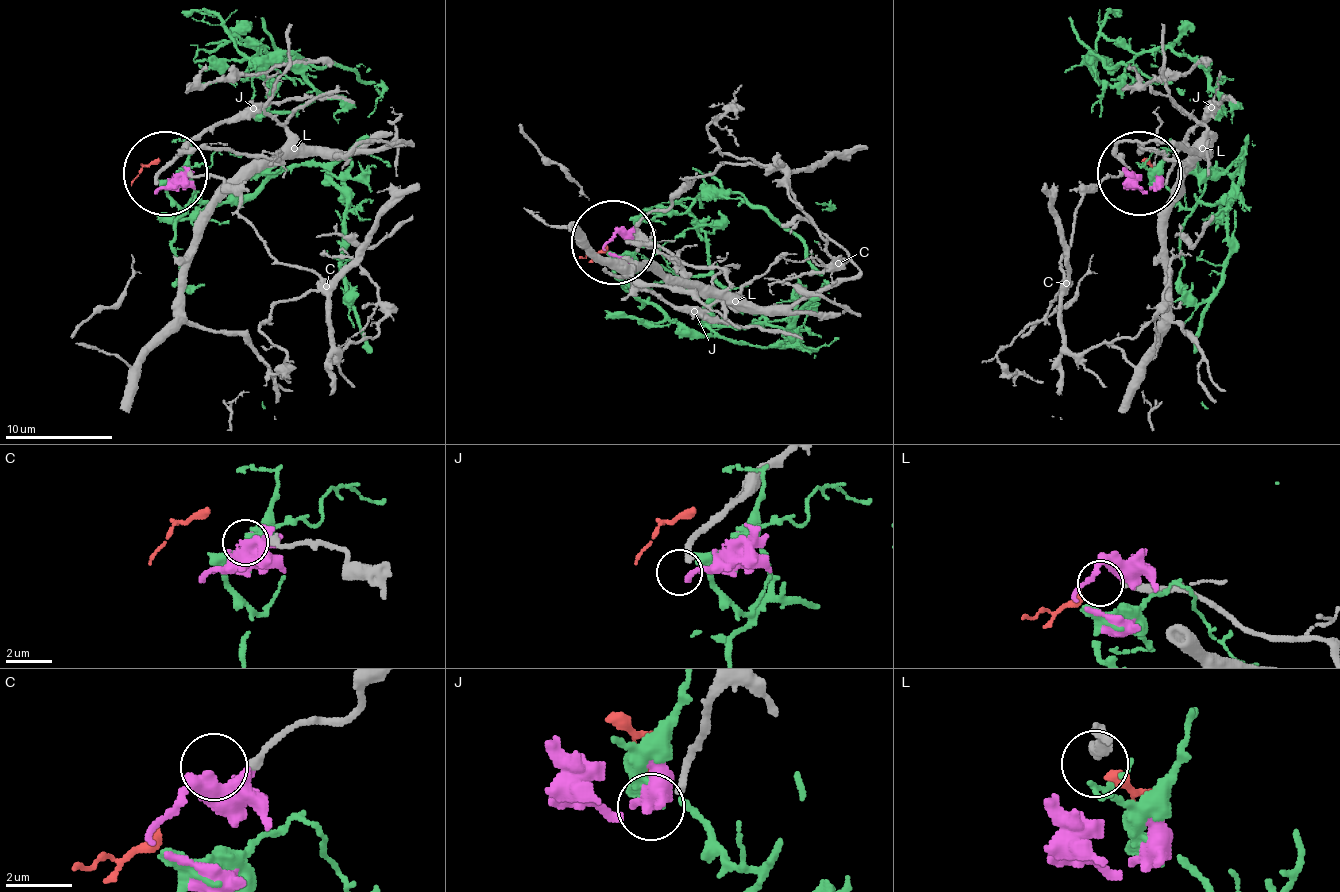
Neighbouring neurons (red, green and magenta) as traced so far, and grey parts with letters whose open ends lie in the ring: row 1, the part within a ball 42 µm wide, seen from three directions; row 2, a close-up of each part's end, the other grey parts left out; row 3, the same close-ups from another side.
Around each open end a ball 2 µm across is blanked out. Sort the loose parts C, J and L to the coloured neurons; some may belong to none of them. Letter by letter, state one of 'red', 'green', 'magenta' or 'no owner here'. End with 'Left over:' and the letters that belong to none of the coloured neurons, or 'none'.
C: no owner here
J: magenta
L: red
Left over: C

